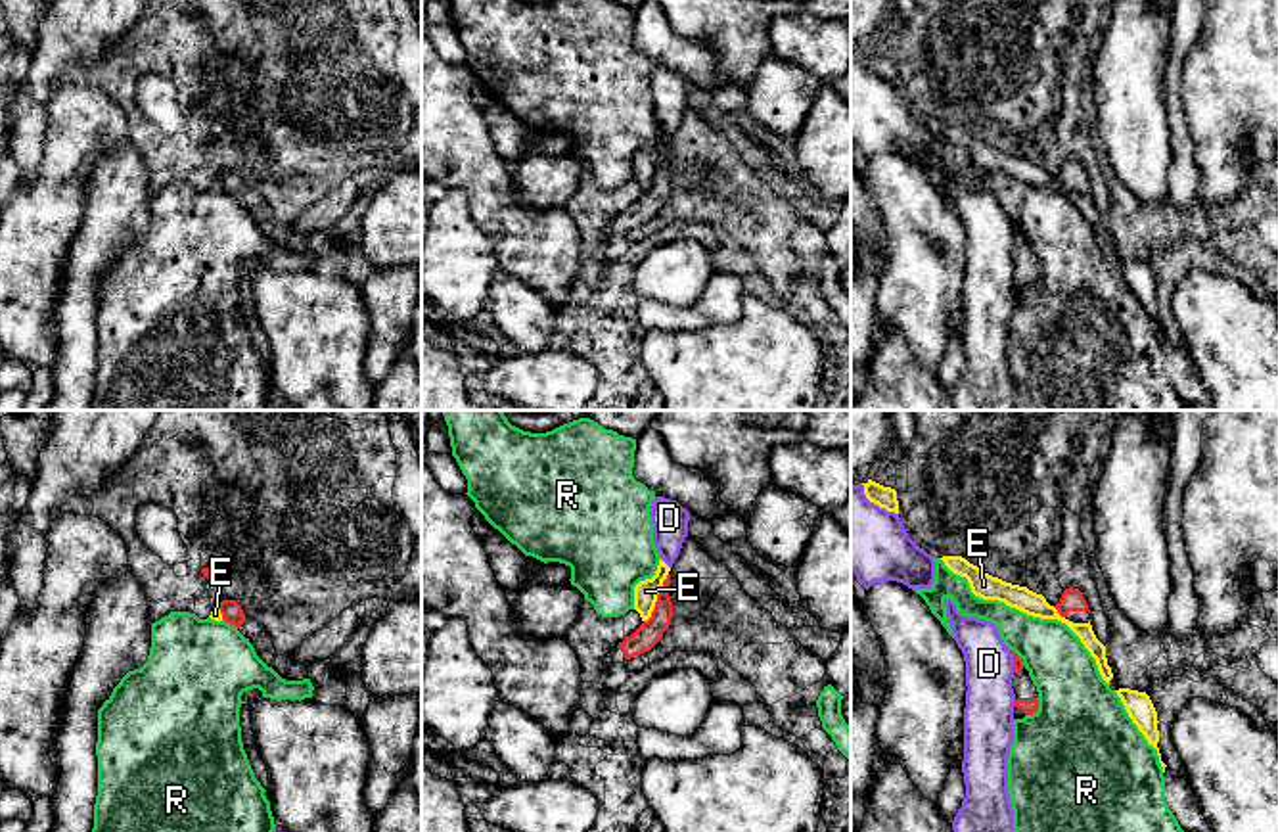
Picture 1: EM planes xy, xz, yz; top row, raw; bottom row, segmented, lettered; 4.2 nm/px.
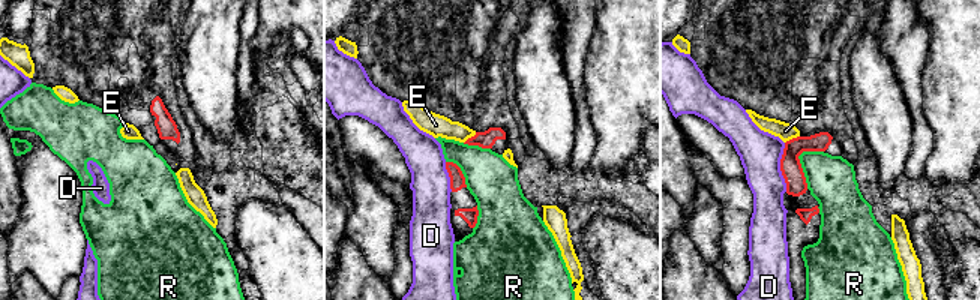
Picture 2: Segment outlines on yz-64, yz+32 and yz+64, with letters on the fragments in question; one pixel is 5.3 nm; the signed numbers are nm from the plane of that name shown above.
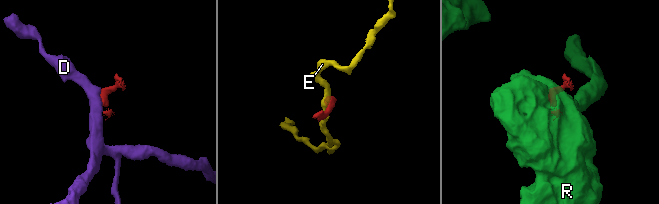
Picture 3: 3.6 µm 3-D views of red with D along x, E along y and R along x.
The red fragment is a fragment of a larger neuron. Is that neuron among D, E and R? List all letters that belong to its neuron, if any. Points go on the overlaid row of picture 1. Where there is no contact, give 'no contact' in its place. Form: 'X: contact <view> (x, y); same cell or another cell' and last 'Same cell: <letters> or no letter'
D: contact yz (1014, 704); another cell
E: contact xz (658, 599); another cell
R: contact yz (1037, 708); another cell
Same cell: no letter

